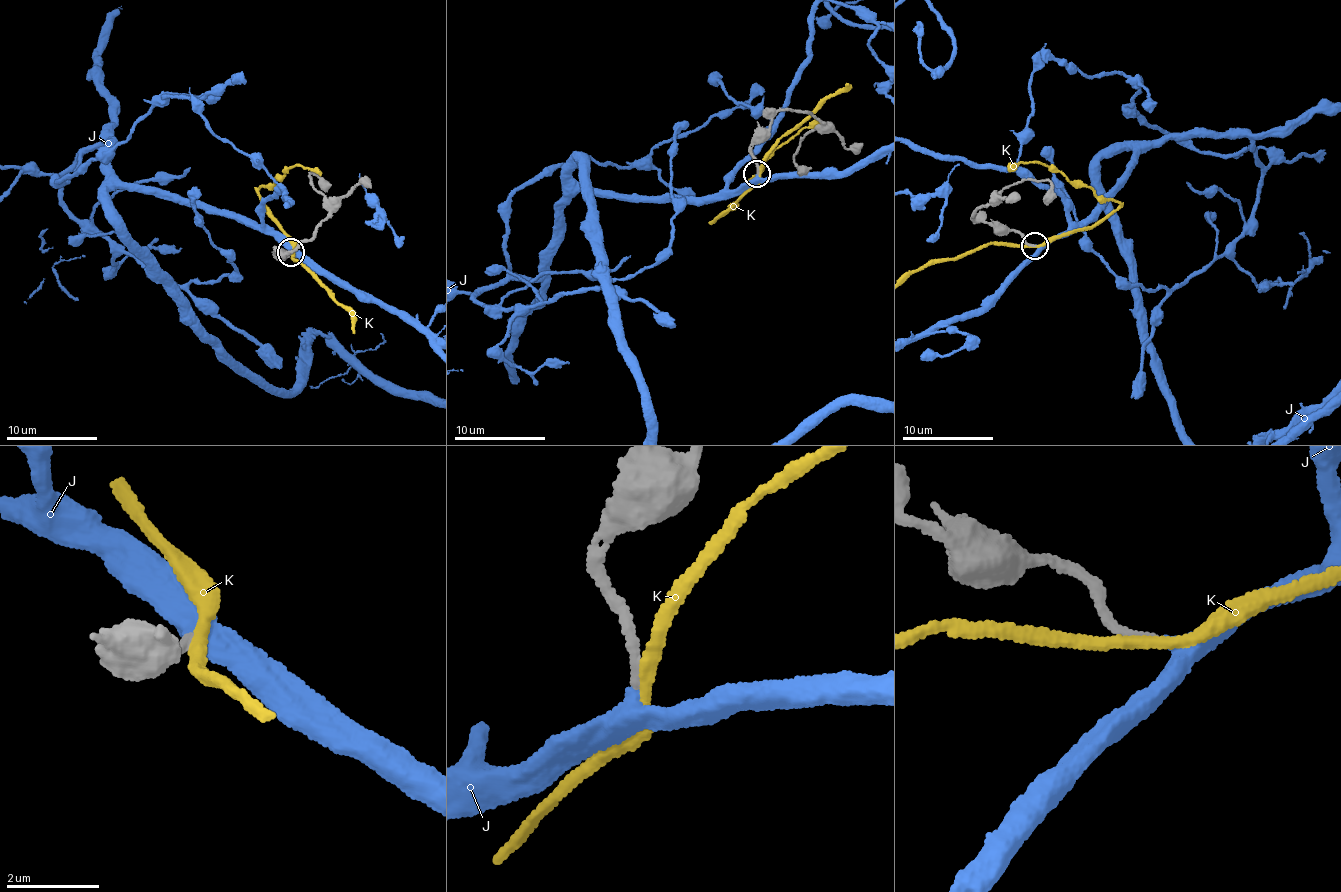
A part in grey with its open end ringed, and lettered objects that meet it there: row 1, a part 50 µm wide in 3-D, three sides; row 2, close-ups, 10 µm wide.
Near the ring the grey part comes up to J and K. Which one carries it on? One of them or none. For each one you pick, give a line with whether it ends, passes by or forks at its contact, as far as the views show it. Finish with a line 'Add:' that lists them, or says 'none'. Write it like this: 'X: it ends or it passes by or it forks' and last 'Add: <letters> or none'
J: it passes by
Add: J

